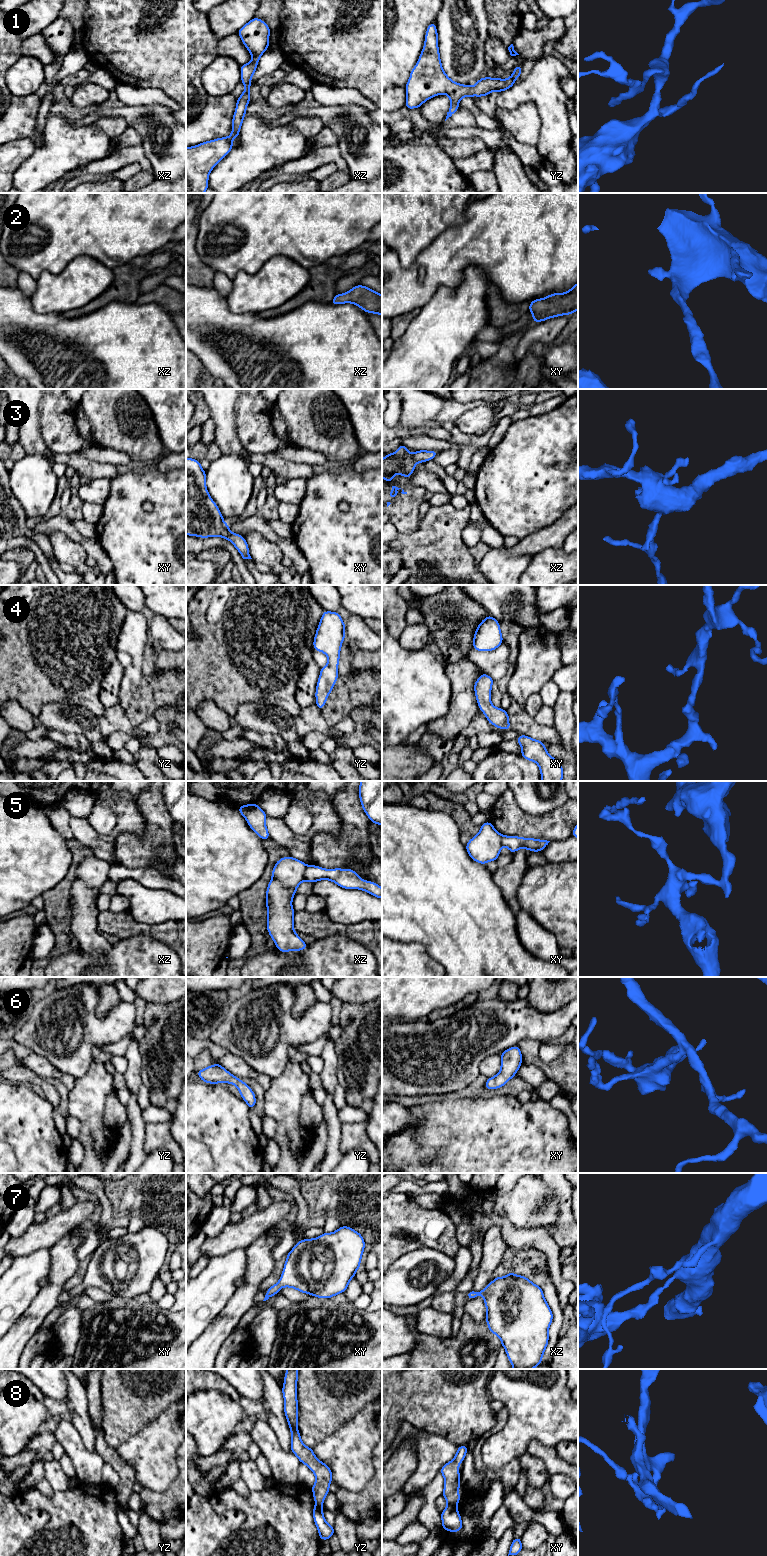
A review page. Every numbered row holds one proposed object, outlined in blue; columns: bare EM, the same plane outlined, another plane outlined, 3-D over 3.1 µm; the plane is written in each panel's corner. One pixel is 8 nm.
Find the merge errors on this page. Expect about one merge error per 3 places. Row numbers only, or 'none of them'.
5, 8

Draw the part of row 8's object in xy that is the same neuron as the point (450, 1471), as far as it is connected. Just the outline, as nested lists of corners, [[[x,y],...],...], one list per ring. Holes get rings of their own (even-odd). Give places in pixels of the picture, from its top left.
[[[467,1445],[458,1446],[454,1459],[440,1469],[440,1473],[445,1479],[442,1496],[446,1499],[448,1504],[453,1506],[457,1506],[461,1499],[459,1496],[459,1464],[464,1461],[467,1451]]]

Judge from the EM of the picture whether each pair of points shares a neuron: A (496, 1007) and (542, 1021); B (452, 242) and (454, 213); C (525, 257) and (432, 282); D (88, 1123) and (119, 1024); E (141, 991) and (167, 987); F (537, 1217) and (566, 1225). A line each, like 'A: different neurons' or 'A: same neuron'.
A: same neuron
B: different neurons
C: same neuron
D: different neurons
E: same neuron
F: different neurons

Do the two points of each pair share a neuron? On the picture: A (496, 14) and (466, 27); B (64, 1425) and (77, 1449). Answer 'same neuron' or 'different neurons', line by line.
A: different neurons
B: same neuron

